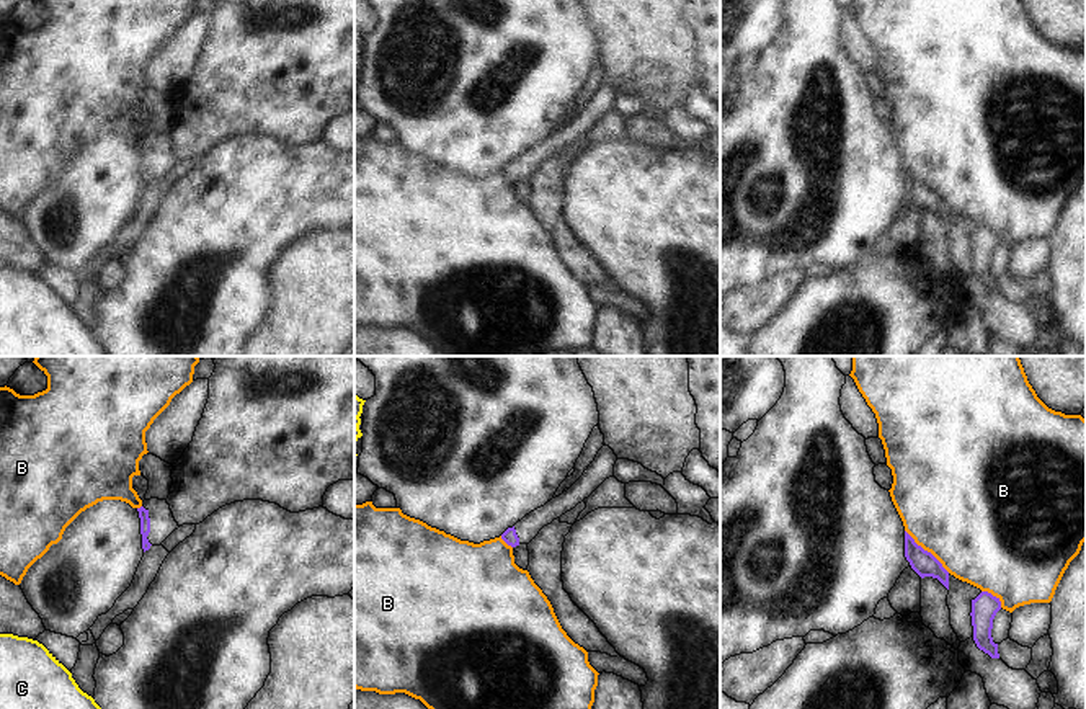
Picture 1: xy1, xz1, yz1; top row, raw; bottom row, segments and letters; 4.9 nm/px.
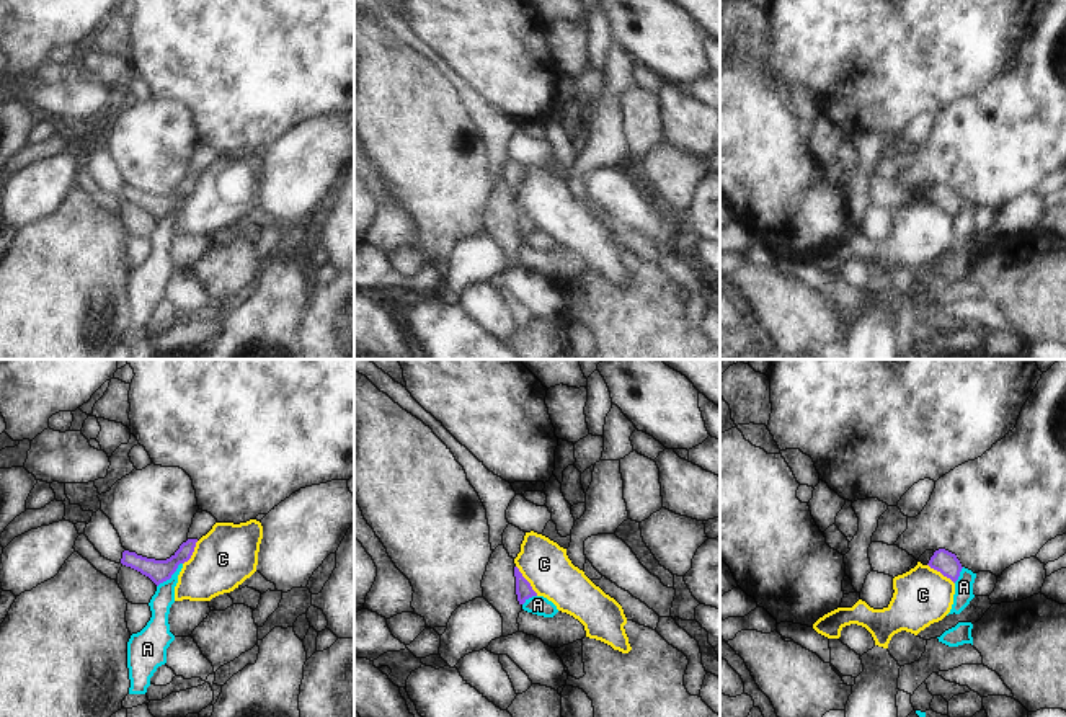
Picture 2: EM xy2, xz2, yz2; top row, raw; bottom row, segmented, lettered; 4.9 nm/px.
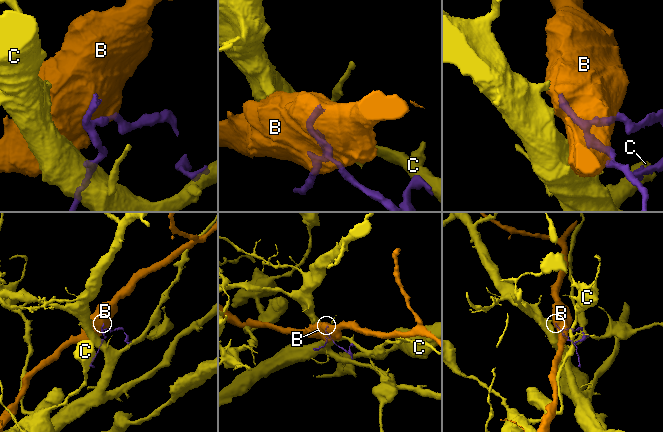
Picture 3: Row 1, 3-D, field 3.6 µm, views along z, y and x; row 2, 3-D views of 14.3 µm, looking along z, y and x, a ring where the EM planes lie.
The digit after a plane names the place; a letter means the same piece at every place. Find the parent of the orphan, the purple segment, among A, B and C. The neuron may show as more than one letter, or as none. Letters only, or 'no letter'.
no letter

